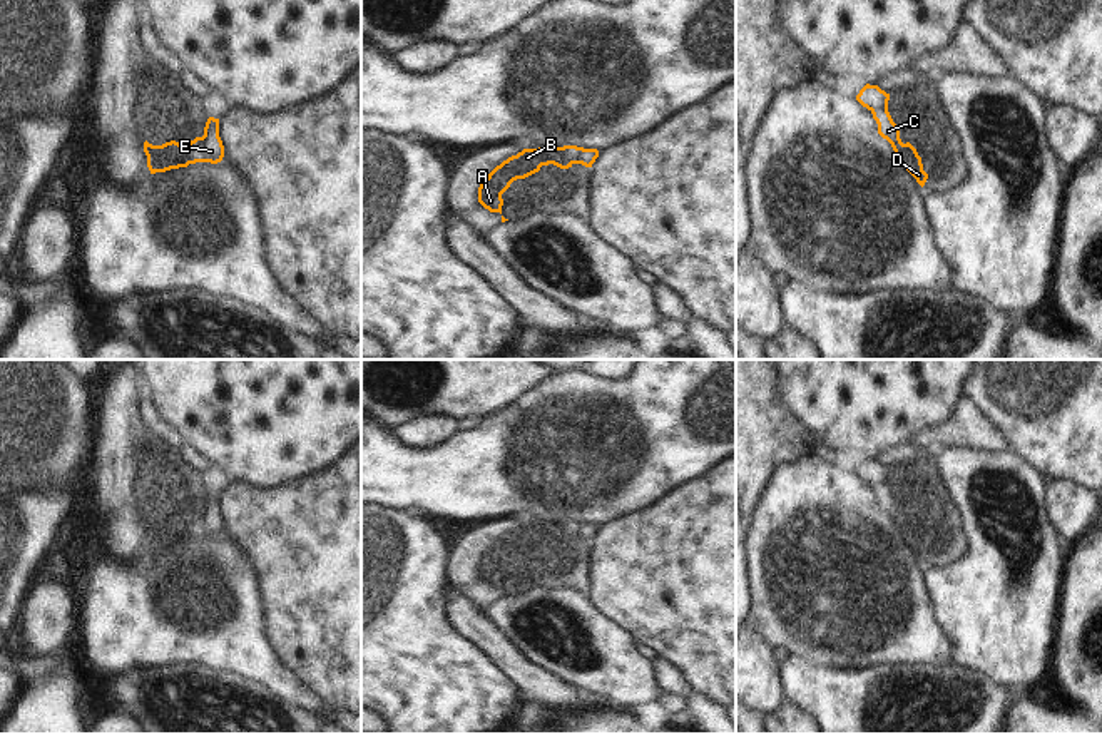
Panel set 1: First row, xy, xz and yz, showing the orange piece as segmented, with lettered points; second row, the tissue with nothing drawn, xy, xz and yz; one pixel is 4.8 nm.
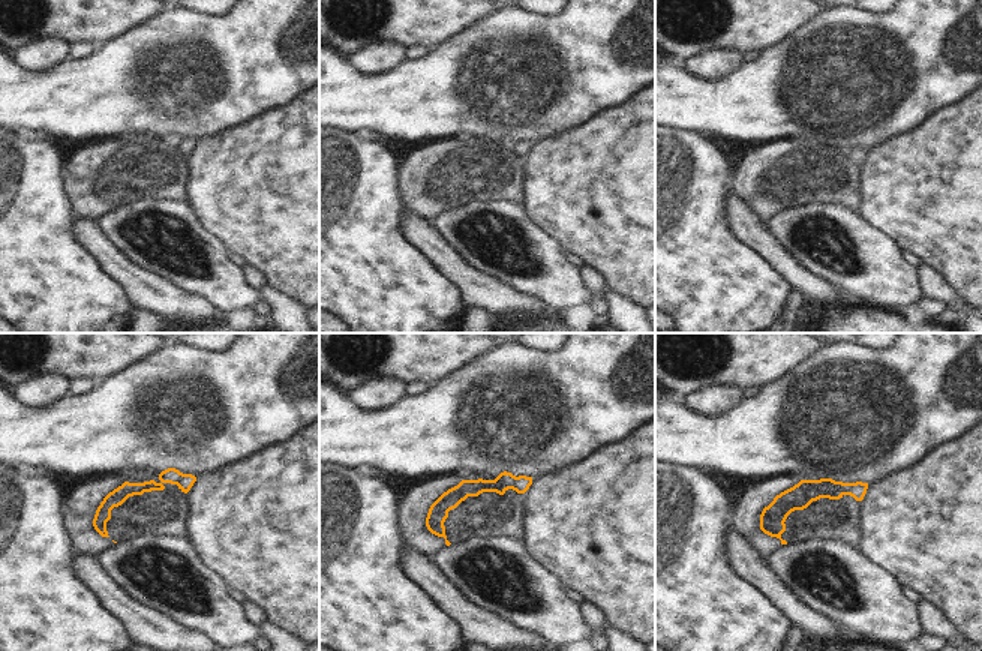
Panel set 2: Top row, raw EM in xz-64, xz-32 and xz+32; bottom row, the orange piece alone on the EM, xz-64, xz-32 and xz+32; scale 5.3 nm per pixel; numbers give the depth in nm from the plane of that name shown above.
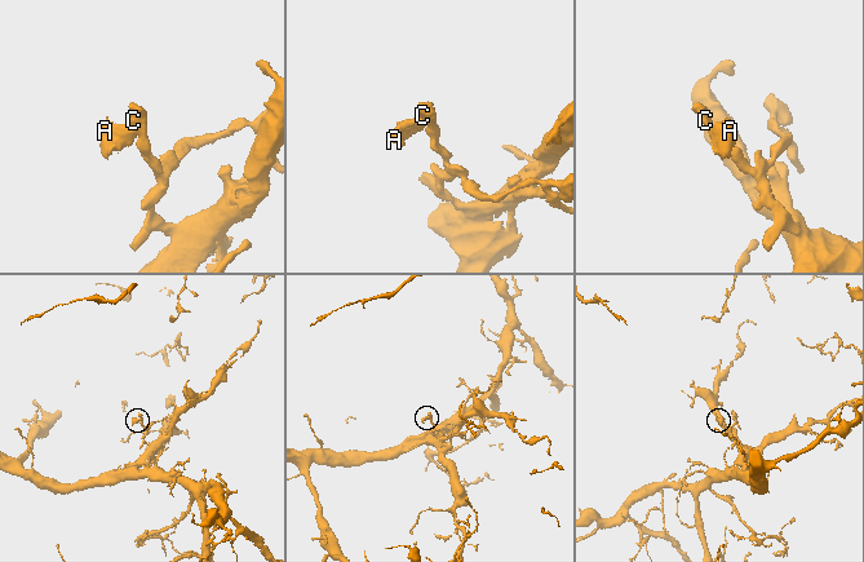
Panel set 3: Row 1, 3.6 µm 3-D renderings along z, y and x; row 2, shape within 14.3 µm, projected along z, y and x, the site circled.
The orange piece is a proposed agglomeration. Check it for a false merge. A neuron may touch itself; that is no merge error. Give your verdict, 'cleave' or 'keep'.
cleave

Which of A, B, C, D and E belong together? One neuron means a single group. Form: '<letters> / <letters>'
A B D / C E

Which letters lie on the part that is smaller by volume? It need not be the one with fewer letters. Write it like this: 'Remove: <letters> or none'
Remove: A, B, D

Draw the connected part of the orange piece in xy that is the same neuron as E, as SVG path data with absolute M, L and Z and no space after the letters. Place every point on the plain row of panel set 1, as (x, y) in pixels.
M209 492L204 502L204 510L186 517L186 525L191 538L221 537L224 532L224 520L219 512L219 493Z

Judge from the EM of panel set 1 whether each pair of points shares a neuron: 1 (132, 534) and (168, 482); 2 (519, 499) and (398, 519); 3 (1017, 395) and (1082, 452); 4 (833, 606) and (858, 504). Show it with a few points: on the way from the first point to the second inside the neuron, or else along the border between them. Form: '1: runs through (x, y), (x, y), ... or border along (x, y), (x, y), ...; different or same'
1: runs through (132, 520), (132, 515), (154, 494); same
2: border along (432, 519), (452, 529); different
3: runs through (1034, 403), (1066, 435); same
4: runs through (833, 581), (833, 529); same

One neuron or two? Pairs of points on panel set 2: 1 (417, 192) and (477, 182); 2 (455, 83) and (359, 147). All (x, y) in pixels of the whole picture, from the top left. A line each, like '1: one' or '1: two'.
1: one
2: two

